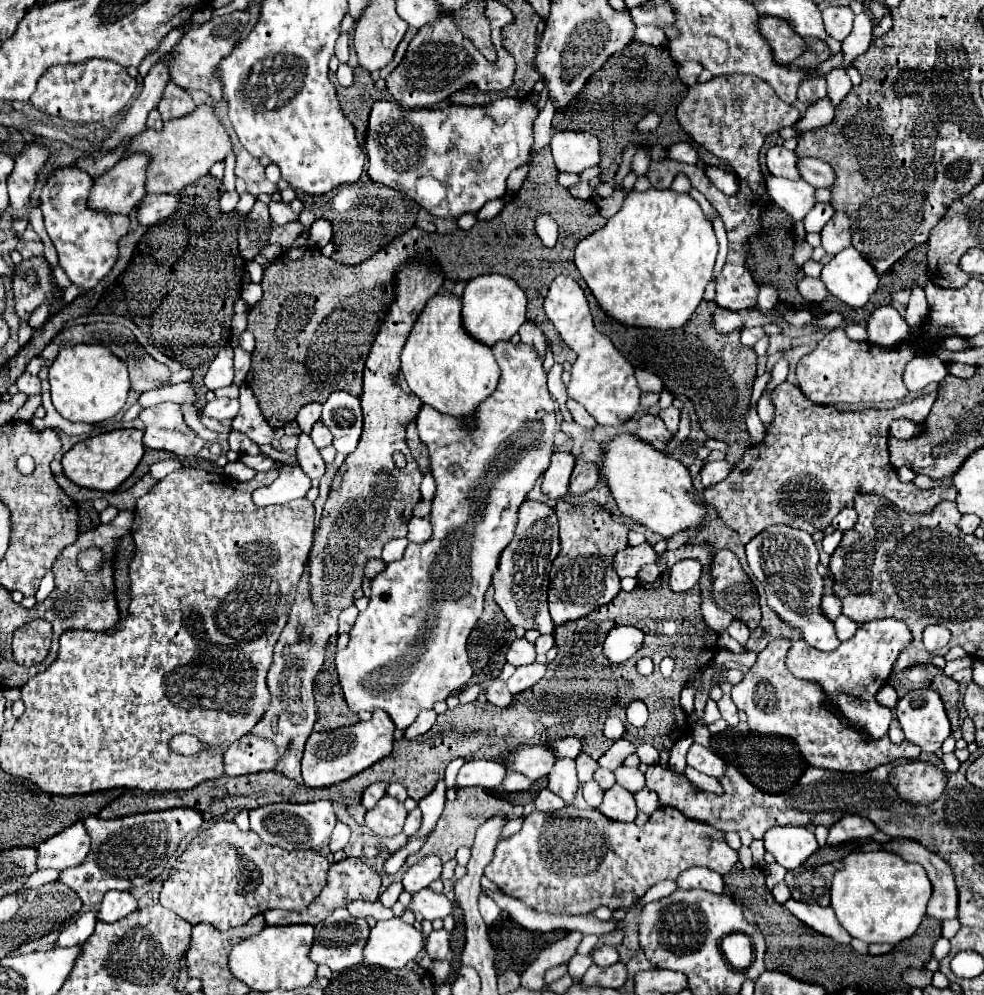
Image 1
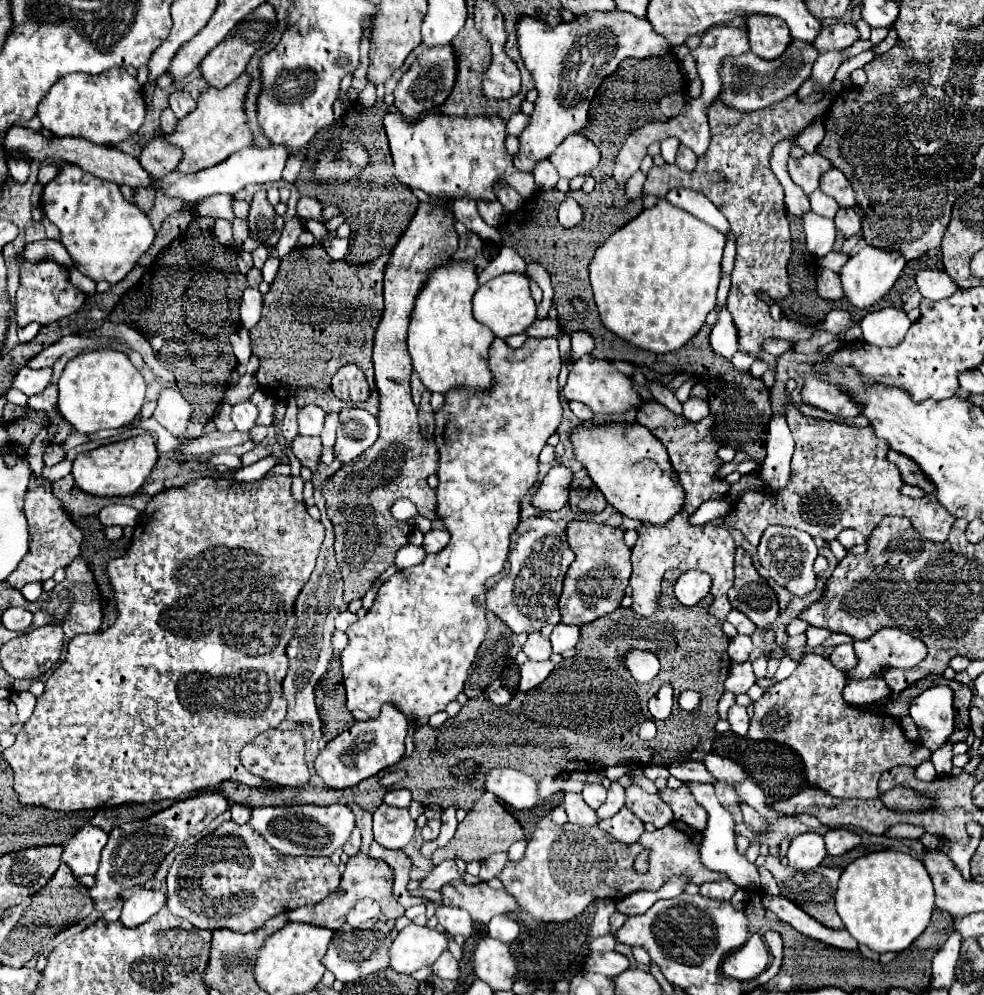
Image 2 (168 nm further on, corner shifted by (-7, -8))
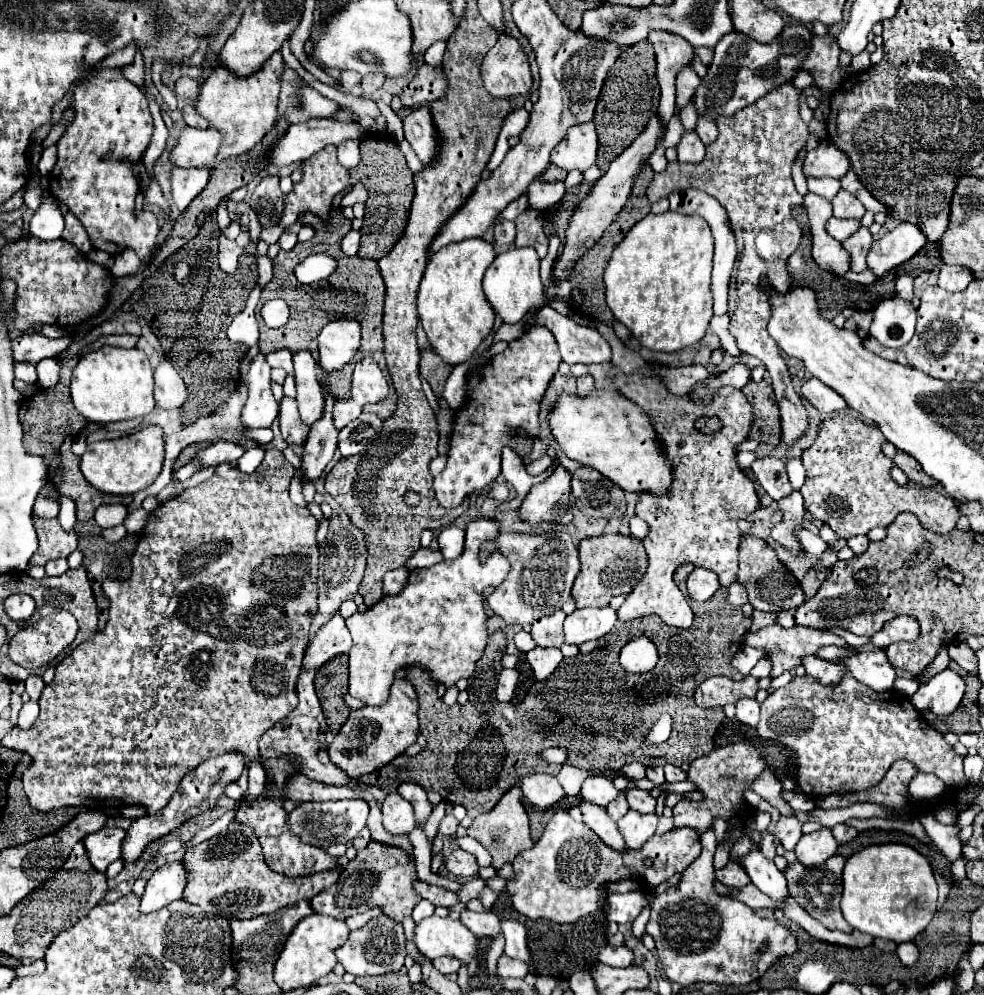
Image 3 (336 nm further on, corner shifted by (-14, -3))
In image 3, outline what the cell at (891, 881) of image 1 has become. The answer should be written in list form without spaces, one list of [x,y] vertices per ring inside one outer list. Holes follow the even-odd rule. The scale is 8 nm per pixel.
[[[875,844],[875,846],[867,846],[867,848],[855,852],[851,858],[847,858],[847,862],[843,866],[841,910],[843,910],[845,920],[853,928],[857,928],[861,932],[867,932],[867,934],[871,934],[875,938],[893,940],[893,942],[899,942],[899,944],[901,942],[909,942],[921,930],[925,930],[925,926],[931,922],[931,918],[935,914],[935,906],[937,906],[937,882],[935,882],[933,868],[931,868],[929,860],[923,854],[919,854],[915,848],[911,848],[911,846],[905,846],[905,844]]]

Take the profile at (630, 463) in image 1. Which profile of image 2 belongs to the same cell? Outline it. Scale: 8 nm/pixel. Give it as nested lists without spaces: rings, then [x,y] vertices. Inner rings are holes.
[[[580,423],[580,427],[570,435],[574,445],[576,459],[586,467],[590,479],[602,491],[606,501],[622,515],[630,519],[638,519],[650,525],[666,525],[676,513],[680,513],[684,505],[684,489],[676,477],[676,471],[670,465],[666,447],[640,423]]]

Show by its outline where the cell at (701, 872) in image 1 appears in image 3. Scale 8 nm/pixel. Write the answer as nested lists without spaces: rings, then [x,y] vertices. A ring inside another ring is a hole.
[[[731,860],[727,862],[725,868],[717,870],[715,876],[717,876],[719,882],[723,882],[729,888],[743,888],[743,886],[747,886],[751,882],[745,868],[741,868],[739,862],[731,862]]]

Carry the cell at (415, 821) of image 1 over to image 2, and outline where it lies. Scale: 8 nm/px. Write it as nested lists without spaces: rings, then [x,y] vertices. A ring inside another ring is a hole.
[[[428,819],[428,821],[426,821],[426,825],[420,829],[420,833],[422,833],[422,839],[426,839],[426,841],[436,839],[436,837],[438,837],[438,833],[440,833],[440,821]]]

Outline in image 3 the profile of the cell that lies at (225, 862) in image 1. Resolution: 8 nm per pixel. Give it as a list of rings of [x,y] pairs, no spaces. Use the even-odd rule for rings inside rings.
[[[231,822],[227,830],[189,848],[183,862],[189,872],[189,882],[185,886],[183,898],[191,904],[201,906],[203,912],[223,916],[227,920],[255,918],[261,914],[277,912],[289,904],[295,904],[297,900],[311,900],[325,888],[331,888],[341,872],[317,872],[305,878],[293,878],[291,882],[291,878],[269,870],[253,830],[241,822]]]

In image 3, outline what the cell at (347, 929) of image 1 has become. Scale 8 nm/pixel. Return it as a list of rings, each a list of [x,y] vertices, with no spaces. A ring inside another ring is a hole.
[[[377,916],[369,920],[361,930],[355,930],[349,934],[349,940],[335,950],[337,960],[345,966],[345,970],[353,976],[377,976],[377,974],[387,974],[403,968],[403,960],[407,956],[405,950],[405,934],[403,926],[397,924],[395,920],[387,916]]]

